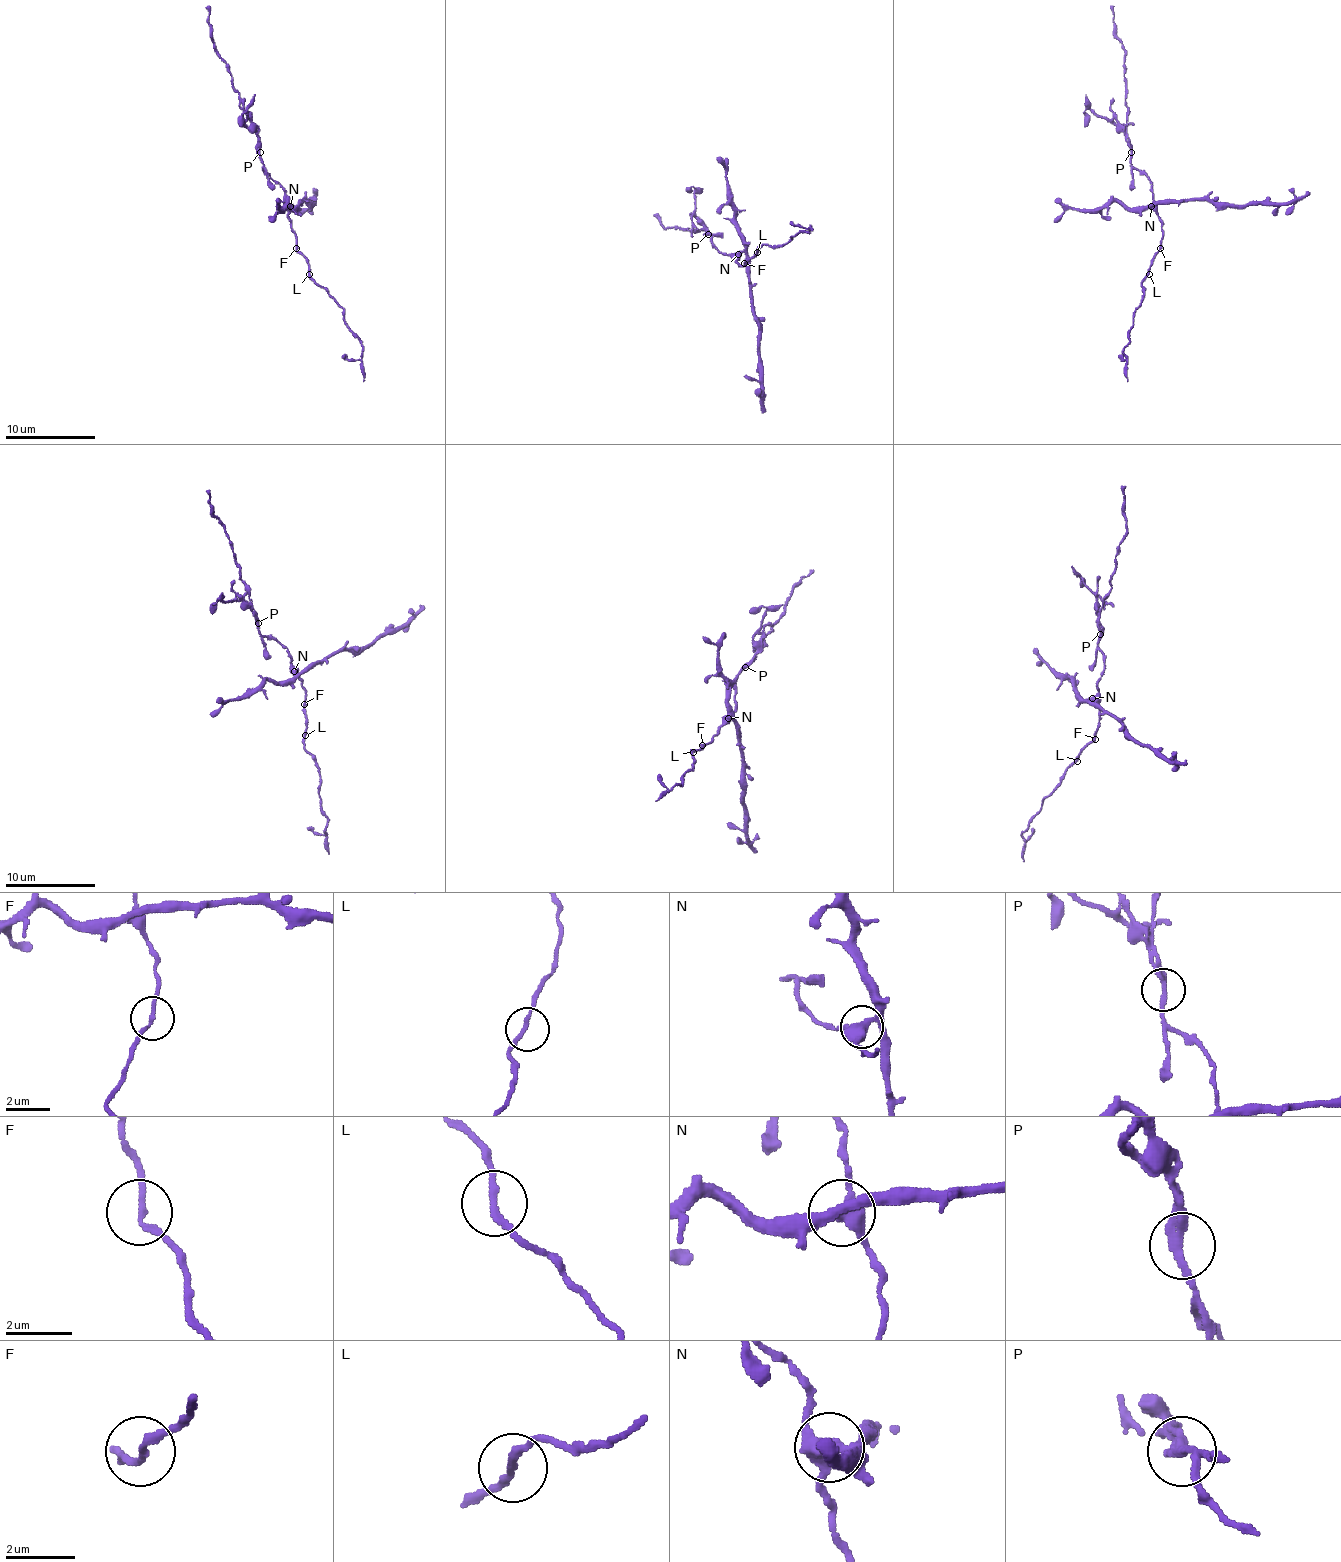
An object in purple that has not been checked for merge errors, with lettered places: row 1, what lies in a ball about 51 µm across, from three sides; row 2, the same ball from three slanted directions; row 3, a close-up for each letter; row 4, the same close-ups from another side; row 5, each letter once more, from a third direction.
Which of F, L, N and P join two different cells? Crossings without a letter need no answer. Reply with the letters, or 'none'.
N, P

